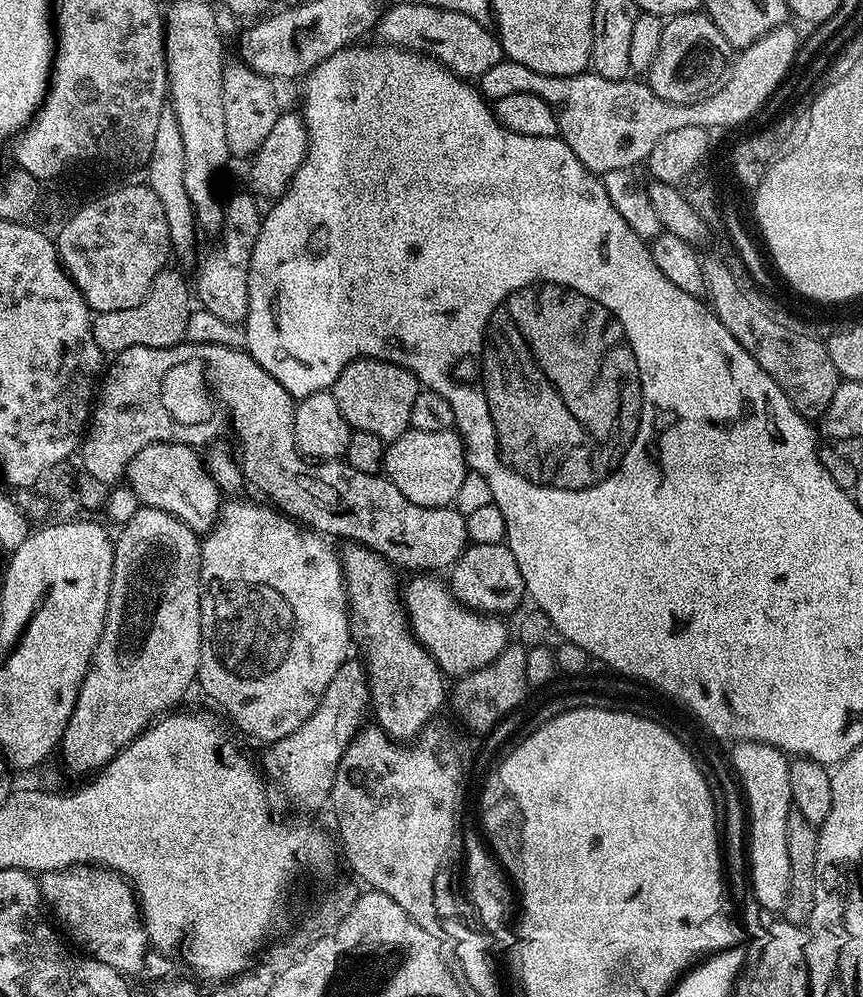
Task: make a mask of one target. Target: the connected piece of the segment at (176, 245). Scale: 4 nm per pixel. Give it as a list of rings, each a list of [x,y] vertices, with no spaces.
[[[166,106],[158,114],[158,130],[154,134],[154,146],[150,150],[146,171],[148,171],[147,186],[150,190],[154,190],[158,202],[162,202],[162,211],[166,213],[168,242],[175,259],[177,256],[180,260],[195,261],[198,256],[196,215],[190,206],[190,197],[186,195],[186,157],[182,147],[182,134],[178,131],[178,118],[172,113],[171,107]]]

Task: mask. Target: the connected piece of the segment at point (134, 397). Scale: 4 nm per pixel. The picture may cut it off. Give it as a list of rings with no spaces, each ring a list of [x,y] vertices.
[[[181,342],[172,348],[134,346],[130,350],[115,353],[113,360],[116,361],[112,365],[109,363],[103,373],[88,426],[78,449],[78,460],[84,463],[83,471],[98,478],[98,482],[112,486],[123,481],[128,463],[147,444],[170,442],[200,446],[204,440],[200,419],[204,416],[205,372],[220,395],[221,406],[232,419],[232,432],[240,447],[238,463],[244,472],[245,481],[249,485],[253,484],[271,507],[325,537],[341,536],[341,541],[363,544],[397,569],[416,568],[412,570],[424,574],[440,570],[436,568],[448,570],[468,547],[470,541],[466,534],[465,517],[455,507],[418,506],[418,502],[410,502],[410,498],[406,498],[406,494],[402,494],[402,490],[398,490],[398,486],[390,483],[383,474],[362,474],[362,470],[354,470],[354,466],[343,459],[315,461],[301,456],[292,437],[296,400],[274,377],[266,374],[262,366],[258,366],[251,351],[226,345]]]

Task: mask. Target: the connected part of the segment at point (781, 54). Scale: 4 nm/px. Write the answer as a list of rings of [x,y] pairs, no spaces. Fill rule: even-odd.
[[[791,23],[778,26],[758,42],[754,42],[749,48],[739,49],[740,56],[731,61],[728,79],[714,94],[702,98],[698,102],[683,104],[682,102],[670,102],[658,98],[654,90],[648,87],[647,83],[636,81],[636,78],[626,80],[611,80],[602,78],[598,73],[591,70],[579,72],[573,76],[551,76],[550,74],[538,74],[530,70],[530,66],[522,66],[522,62],[514,62],[507,58],[502,58],[486,74],[478,77],[478,87],[480,95],[489,102],[495,102],[502,98],[507,98],[509,94],[538,94],[542,102],[546,102],[556,115],[556,127],[560,139],[574,150],[574,154],[586,166],[589,172],[603,174],[610,170],[622,170],[623,168],[632,170],[637,166],[643,165],[647,161],[650,150],[670,134],[670,130],[686,130],[686,126],[694,126],[705,130],[712,128],[736,128],[739,124],[744,124],[760,107],[767,105],[777,95],[777,89],[785,83],[784,79],[788,76],[788,71],[797,63],[797,53],[802,45],[802,36],[792,29]]]

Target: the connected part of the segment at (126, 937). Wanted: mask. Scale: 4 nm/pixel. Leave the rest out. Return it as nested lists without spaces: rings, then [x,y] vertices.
[[[76,864],[57,872],[45,872],[39,882],[43,903],[56,911],[57,918],[64,923],[63,931],[68,931],[87,955],[125,974],[143,966],[144,955],[150,952],[148,931],[140,919],[136,894],[124,877],[108,868]]]

